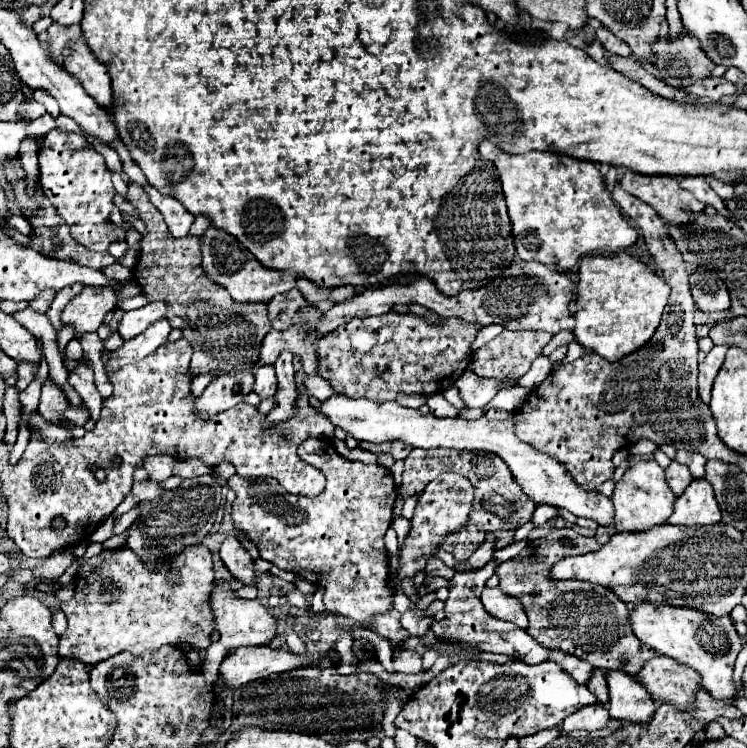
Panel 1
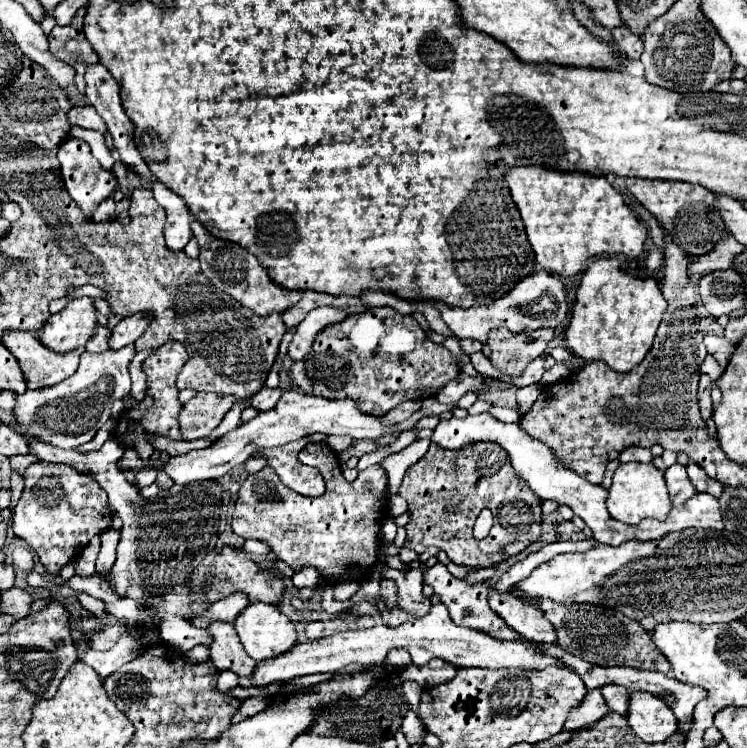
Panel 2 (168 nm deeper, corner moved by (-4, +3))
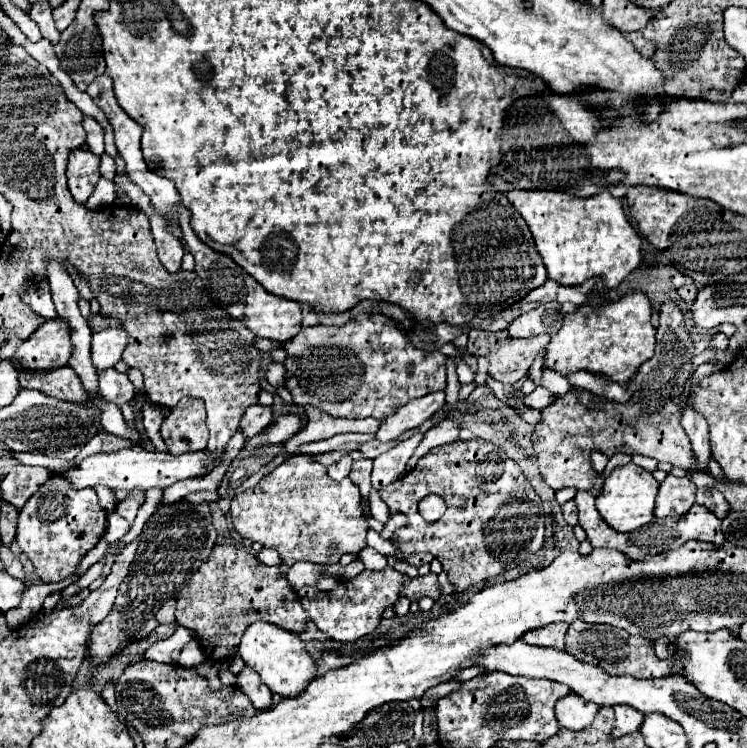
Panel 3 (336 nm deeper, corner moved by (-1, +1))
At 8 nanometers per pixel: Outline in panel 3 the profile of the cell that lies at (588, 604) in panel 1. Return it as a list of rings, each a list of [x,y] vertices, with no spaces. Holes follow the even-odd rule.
[[[573,621],[565,635],[565,649],[571,655],[575,655],[579,661],[597,665],[609,675],[633,675],[639,679],[655,679],[655,677],[669,675],[669,663],[655,657],[651,643],[639,635],[629,635],[623,629],[605,627],[605,625],[589,625],[585,621]]]

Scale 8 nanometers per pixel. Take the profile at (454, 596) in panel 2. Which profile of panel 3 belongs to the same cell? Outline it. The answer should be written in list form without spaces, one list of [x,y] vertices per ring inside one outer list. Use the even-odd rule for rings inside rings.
[[[388,557],[387,561],[387,567],[383,571],[365,569],[363,573],[359,573],[353,579],[339,579],[337,587],[331,589],[331,591],[319,591],[311,599],[301,599],[303,609],[309,613],[311,621],[323,633],[327,633],[329,639],[333,639],[337,643],[351,643],[351,641],[357,641],[361,637],[371,635],[377,629],[383,611],[387,607],[395,607],[395,603],[401,595],[405,595],[411,601],[421,599],[425,595],[429,595],[432,599],[439,599],[441,593],[439,593],[439,587],[437,587],[437,575],[435,573],[429,573],[425,577],[415,577],[409,583],[403,583],[403,575],[397,573],[393,568],[397,559]]]

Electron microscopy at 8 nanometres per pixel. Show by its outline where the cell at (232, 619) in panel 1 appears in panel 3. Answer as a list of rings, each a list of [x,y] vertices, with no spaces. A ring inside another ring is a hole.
[[[257,621],[245,631],[239,645],[239,655],[247,667],[259,673],[261,681],[265,681],[271,693],[277,693],[283,699],[301,695],[307,685],[317,677],[317,663],[307,653],[305,643],[295,633],[289,633],[265,621]]]

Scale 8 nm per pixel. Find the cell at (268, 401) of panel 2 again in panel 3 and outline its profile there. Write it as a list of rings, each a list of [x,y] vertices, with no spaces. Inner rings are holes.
[[[251,405],[243,419],[241,419],[241,425],[239,425],[239,431],[243,433],[245,439],[249,437],[255,437],[255,433],[261,433],[273,419],[273,413],[271,413],[271,407],[261,407],[261,405]]]

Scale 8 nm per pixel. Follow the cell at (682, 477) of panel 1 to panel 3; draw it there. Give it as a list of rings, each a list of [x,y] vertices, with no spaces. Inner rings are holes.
[[[669,473],[657,493],[655,517],[657,519],[665,519],[665,517],[679,519],[693,507],[695,493],[697,493],[697,487],[691,483],[691,479],[687,477],[679,479]]]

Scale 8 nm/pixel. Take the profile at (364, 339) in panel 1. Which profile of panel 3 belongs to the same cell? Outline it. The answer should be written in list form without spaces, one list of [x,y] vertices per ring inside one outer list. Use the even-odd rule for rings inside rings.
[[[361,315],[357,317],[357,321],[349,321],[347,325],[343,327],[325,327],[325,325],[317,325],[317,327],[301,327],[301,331],[289,339],[285,345],[283,345],[285,353],[287,353],[287,359],[285,359],[285,387],[289,389],[289,393],[293,395],[295,403],[297,405],[313,405],[313,407],[319,407],[321,411],[329,413],[331,417],[345,417],[345,419],[361,419],[361,417],[375,417],[375,419],[387,419],[389,415],[393,415],[393,411],[397,411],[399,407],[403,407],[407,401],[411,399],[417,399],[417,397],[425,397],[433,391],[443,391],[445,389],[445,361],[447,357],[439,351],[433,351],[433,353],[427,353],[427,351],[419,351],[415,349],[409,339],[401,333],[401,329],[389,321],[387,317],[383,315]]]

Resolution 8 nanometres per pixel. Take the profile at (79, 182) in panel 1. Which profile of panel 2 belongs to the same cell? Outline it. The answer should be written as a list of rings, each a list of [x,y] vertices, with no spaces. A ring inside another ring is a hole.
[[[74,137],[64,139],[64,143],[58,149],[58,161],[60,161],[60,171],[62,171],[62,179],[64,179],[66,191],[70,193],[70,197],[74,199],[74,203],[80,207],[80,211],[84,213],[84,217],[90,219],[92,213],[94,213],[94,209],[106,197],[110,197],[116,191],[118,181],[116,181],[114,173],[102,169],[102,165],[92,157],[90,147],[88,147],[86,141],[74,139]]]

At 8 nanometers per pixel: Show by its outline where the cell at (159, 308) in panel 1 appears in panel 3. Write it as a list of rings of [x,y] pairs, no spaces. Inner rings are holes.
[[[123,327],[103,329],[103,331],[93,333],[93,341],[91,341],[93,367],[97,371],[105,371],[105,369],[115,367],[115,363],[121,361],[125,343],[127,343],[127,333]]]

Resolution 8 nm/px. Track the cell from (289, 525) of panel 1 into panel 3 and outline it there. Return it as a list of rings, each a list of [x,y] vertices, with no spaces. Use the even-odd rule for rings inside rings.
[[[295,455],[253,489],[237,493],[231,501],[231,519],[241,537],[277,549],[287,567],[297,561],[337,563],[343,553],[365,549],[369,525],[361,515],[359,501],[359,489],[349,477],[333,481],[327,469],[313,461],[313,455]],[[331,543],[337,543],[335,553],[329,549]]]

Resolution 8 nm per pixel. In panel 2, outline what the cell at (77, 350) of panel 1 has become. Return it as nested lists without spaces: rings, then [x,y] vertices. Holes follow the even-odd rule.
[[[6,331],[2,335],[2,343],[18,359],[28,381],[28,389],[62,383],[78,369],[78,359],[86,351],[84,346],[64,355],[48,351],[32,331]]]

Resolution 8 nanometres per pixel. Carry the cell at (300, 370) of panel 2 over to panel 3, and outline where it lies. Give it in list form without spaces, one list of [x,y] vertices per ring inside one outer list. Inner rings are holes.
[[[271,361],[269,367],[267,367],[267,371],[265,371],[265,379],[267,379],[273,387],[279,387],[279,385],[283,385],[283,377],[285,377],[285,367],[283,367],[281,363]]]

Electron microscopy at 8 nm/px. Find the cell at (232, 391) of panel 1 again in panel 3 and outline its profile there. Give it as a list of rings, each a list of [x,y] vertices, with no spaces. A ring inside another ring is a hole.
[[[185,397],[161,423],[161,437],[173,455],[201,451],[207,447],[207,425],[203,401]]]

